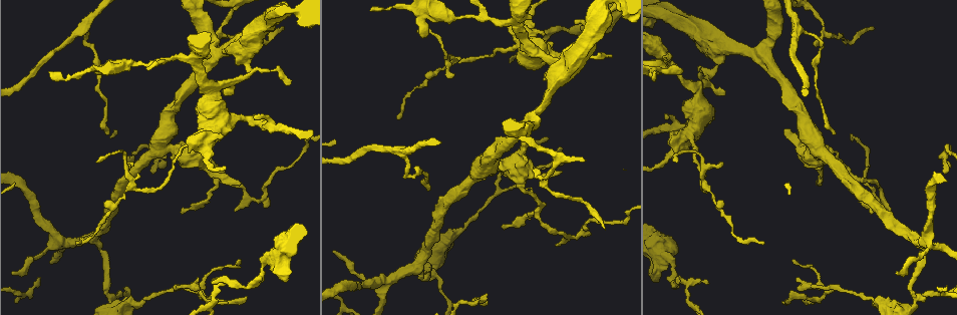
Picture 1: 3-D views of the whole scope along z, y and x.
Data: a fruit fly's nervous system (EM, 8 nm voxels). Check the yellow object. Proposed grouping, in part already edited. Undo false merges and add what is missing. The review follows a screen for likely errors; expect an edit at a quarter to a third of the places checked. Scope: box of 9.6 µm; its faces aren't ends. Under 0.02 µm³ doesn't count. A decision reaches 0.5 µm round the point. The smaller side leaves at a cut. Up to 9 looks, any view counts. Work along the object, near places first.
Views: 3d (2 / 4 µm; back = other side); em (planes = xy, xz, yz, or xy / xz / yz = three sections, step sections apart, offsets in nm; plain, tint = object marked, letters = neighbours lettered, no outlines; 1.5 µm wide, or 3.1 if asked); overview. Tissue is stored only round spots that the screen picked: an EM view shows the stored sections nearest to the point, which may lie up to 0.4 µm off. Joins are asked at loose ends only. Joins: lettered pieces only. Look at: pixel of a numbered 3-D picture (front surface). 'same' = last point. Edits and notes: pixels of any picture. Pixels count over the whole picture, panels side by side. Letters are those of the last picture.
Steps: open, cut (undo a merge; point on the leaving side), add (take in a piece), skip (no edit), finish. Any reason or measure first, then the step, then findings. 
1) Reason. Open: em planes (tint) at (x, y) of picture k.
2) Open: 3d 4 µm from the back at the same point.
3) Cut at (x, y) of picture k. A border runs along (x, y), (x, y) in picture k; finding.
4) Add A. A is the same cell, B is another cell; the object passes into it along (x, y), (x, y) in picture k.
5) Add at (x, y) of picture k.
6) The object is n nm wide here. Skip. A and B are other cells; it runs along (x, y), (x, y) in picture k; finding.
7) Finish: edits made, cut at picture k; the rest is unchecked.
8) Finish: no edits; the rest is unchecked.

Tapers out. Open: 3d 4 µm at (891, 209) of picture 1.

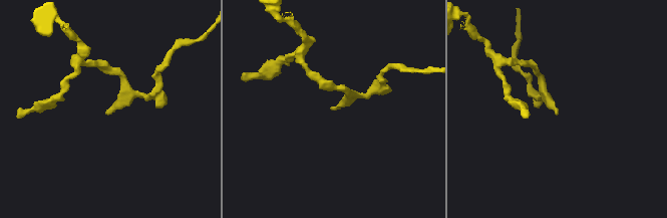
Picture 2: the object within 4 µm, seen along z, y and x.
Now the EM. Open: em planes (letters) at (334, 107) of picture 2.

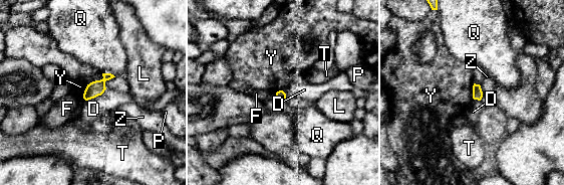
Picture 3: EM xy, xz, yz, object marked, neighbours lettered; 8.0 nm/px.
The longest contact is with D, 200 nm. Skip. D, F, L, P, Q, T, Y and Z are other cells; no lettered piece goes on from it.

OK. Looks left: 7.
Three arms meet. Open: em planes (tint) at (914, 295) of picture 1.

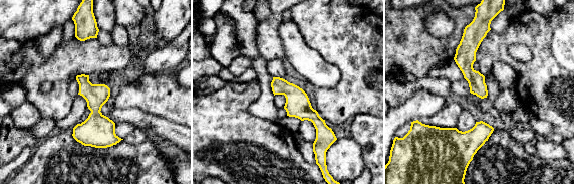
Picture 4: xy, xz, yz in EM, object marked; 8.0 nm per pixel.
Open: em planes (letters) at the same point.

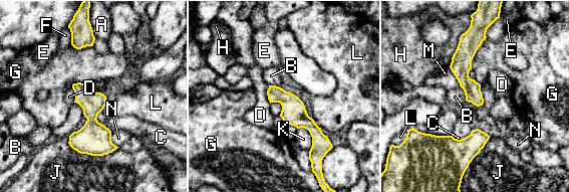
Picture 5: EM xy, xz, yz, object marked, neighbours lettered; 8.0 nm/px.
Skip. A, B, C, D, E, F, G, H, J, K, L, M and N are other cells; a border runs along (460, 85), (466, 100) in picture 5; one cell here.

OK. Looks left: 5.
Thin end. Open: em planes (plain) at (676, 160) of picture 1.

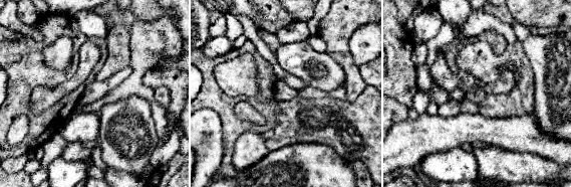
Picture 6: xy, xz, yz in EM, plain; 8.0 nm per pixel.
See the neighbours. Open: em planes (letters) at the same point.

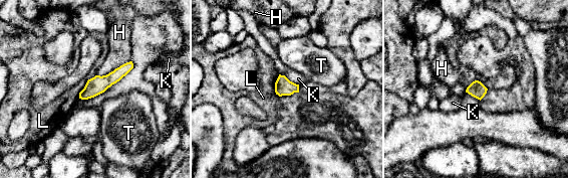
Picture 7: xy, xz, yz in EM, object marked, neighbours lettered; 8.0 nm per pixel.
Skip. H, K, L and T are other cells; no lettered piece goes on from it.

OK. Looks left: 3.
An open end. Open: 3d 4 µm from the back at (286, 281) of picture 1.

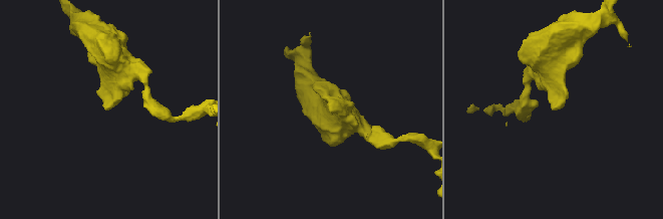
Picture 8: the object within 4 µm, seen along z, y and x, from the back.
Open: em planes (letters) at (552, 107) of picture 8.

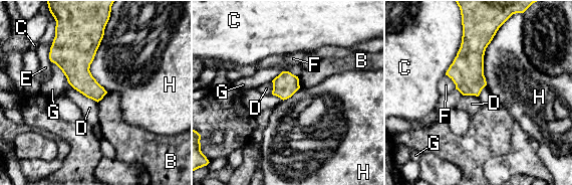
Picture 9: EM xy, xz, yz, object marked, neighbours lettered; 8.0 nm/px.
Skip. B, C, D, E, F, G and H are other cells; a border runs along (105, 28), (89, 71), (107, 91) in picture 9; no lettered piece goes on from it.

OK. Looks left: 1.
Finish: no edits; the rest is unchecked.

